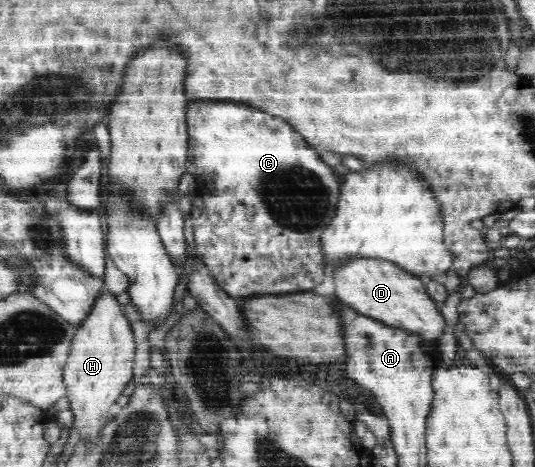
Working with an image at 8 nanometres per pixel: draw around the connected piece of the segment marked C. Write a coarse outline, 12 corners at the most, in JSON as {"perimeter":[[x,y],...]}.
{"perimeter":[[186,108],[195,252],[236,300],[324,282],[340,182],[288,122]]}

